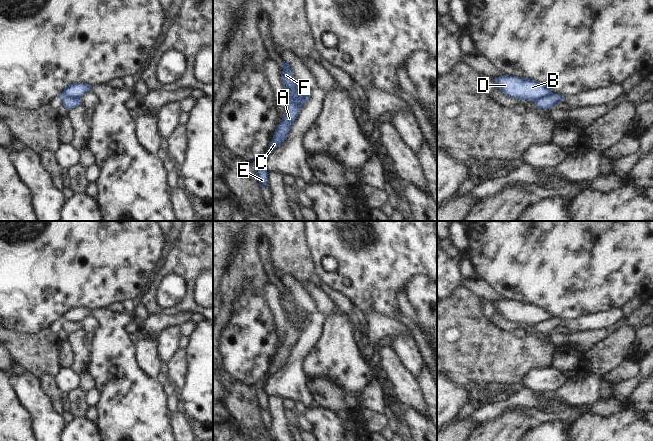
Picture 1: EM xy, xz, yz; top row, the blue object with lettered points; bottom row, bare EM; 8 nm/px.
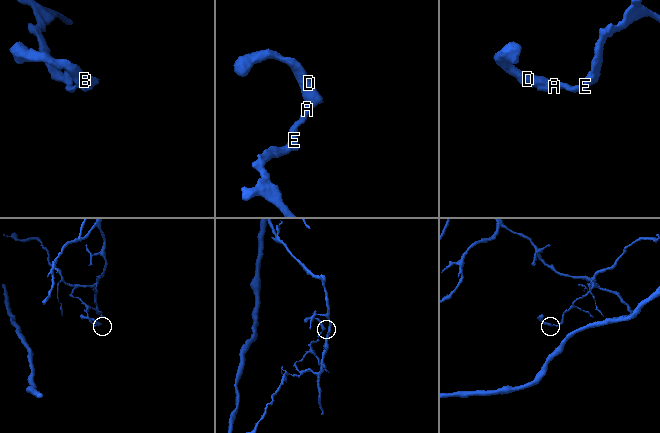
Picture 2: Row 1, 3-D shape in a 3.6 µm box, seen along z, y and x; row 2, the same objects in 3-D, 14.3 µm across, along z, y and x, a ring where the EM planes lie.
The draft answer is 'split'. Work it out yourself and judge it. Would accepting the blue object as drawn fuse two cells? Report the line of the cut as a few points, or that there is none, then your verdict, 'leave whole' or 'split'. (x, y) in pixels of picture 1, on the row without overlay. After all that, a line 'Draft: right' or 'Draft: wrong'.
cut in xz along (286, 321), (291, 323), (307, 323); split
Draft: right

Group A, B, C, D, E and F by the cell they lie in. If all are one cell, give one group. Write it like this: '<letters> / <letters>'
A C E / B D F

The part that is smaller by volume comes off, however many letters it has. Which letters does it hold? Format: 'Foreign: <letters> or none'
Foreign: B, D, F

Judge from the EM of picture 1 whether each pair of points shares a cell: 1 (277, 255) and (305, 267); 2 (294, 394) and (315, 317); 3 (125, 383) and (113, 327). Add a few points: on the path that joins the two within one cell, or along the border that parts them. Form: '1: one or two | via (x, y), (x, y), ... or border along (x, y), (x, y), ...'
1: one | via (284, 255), (291, 255), (298, 262)
2: one | via (294, 375), (296, 356), (309, 336)
3: one | via (122, 369), (113, 358), (113, 341)

